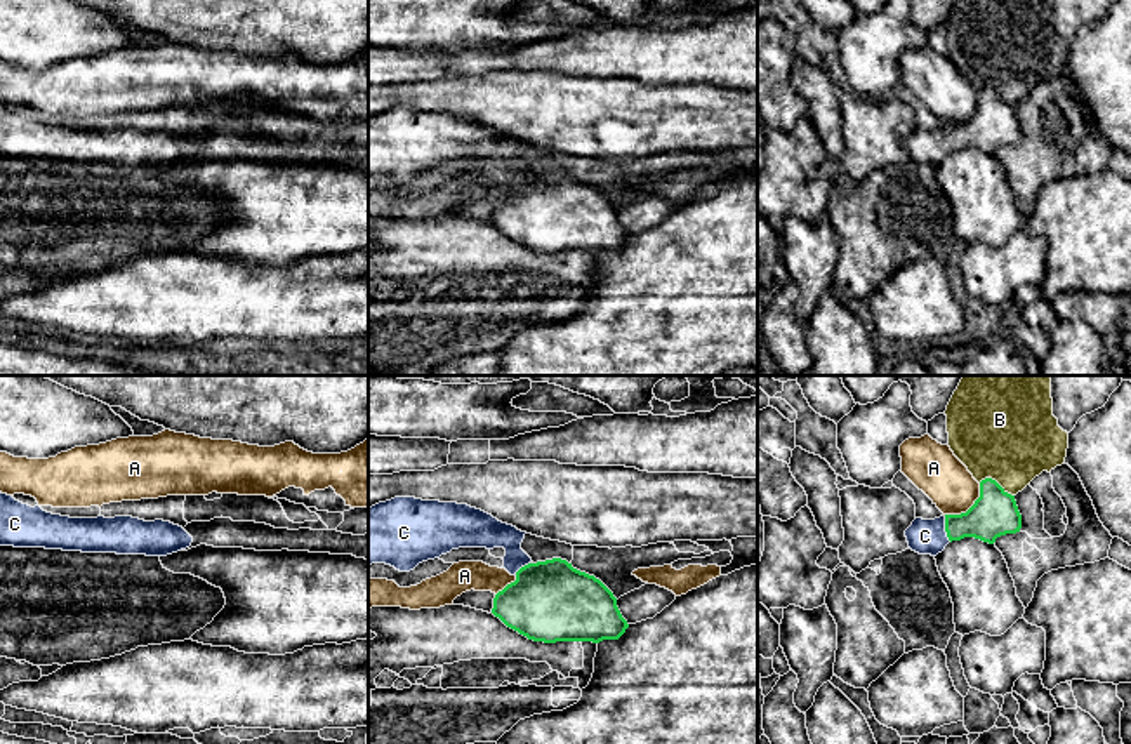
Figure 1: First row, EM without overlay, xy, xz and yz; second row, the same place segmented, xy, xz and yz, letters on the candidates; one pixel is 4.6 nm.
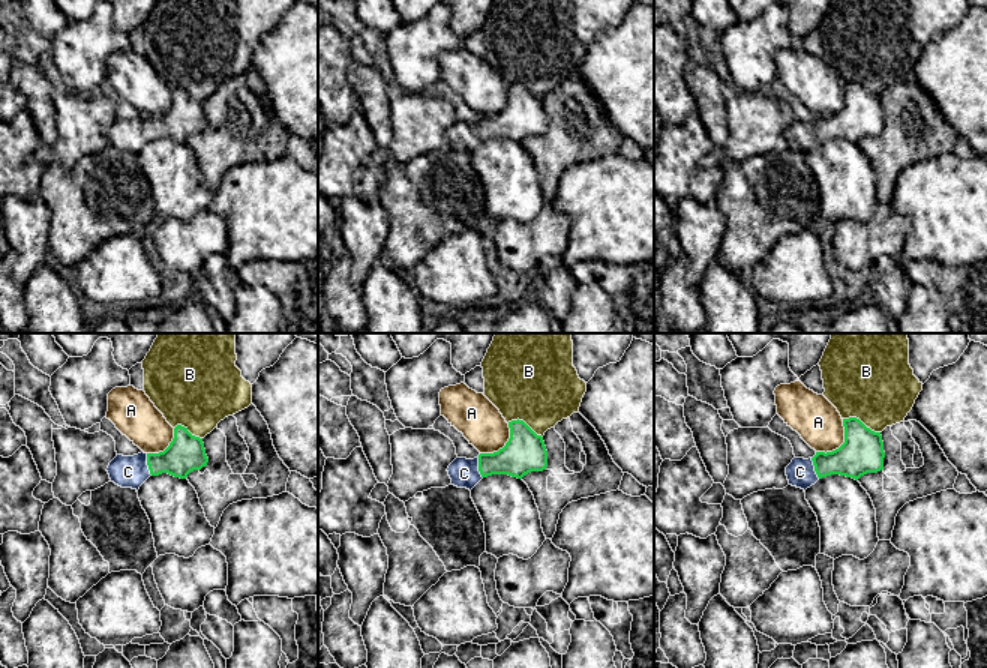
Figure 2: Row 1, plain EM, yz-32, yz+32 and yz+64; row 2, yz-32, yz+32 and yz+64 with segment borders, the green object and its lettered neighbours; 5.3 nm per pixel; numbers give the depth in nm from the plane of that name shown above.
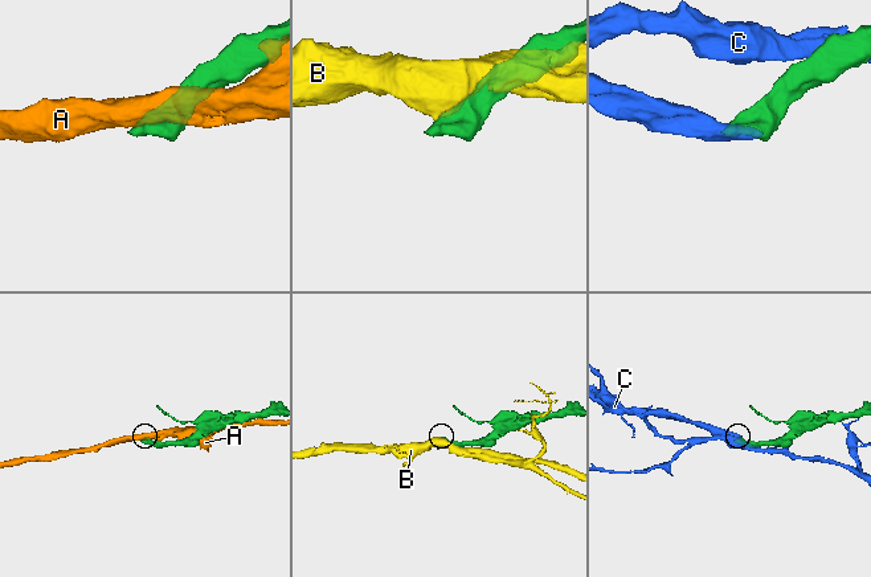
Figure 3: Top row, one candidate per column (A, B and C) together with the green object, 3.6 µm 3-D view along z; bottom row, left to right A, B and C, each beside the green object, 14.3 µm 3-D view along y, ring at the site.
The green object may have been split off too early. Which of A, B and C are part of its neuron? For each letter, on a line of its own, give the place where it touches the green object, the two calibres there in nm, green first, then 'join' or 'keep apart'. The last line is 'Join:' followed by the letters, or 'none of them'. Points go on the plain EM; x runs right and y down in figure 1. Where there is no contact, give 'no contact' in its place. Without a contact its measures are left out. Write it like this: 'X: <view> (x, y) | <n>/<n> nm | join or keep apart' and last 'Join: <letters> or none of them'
A: yz (970, 119) | 220/240 nm | keep apart
B: yz (994, 91) | 220/440 nm | keep apart
C: yz (945, 139) | 220/160 nm | join
Join: C

